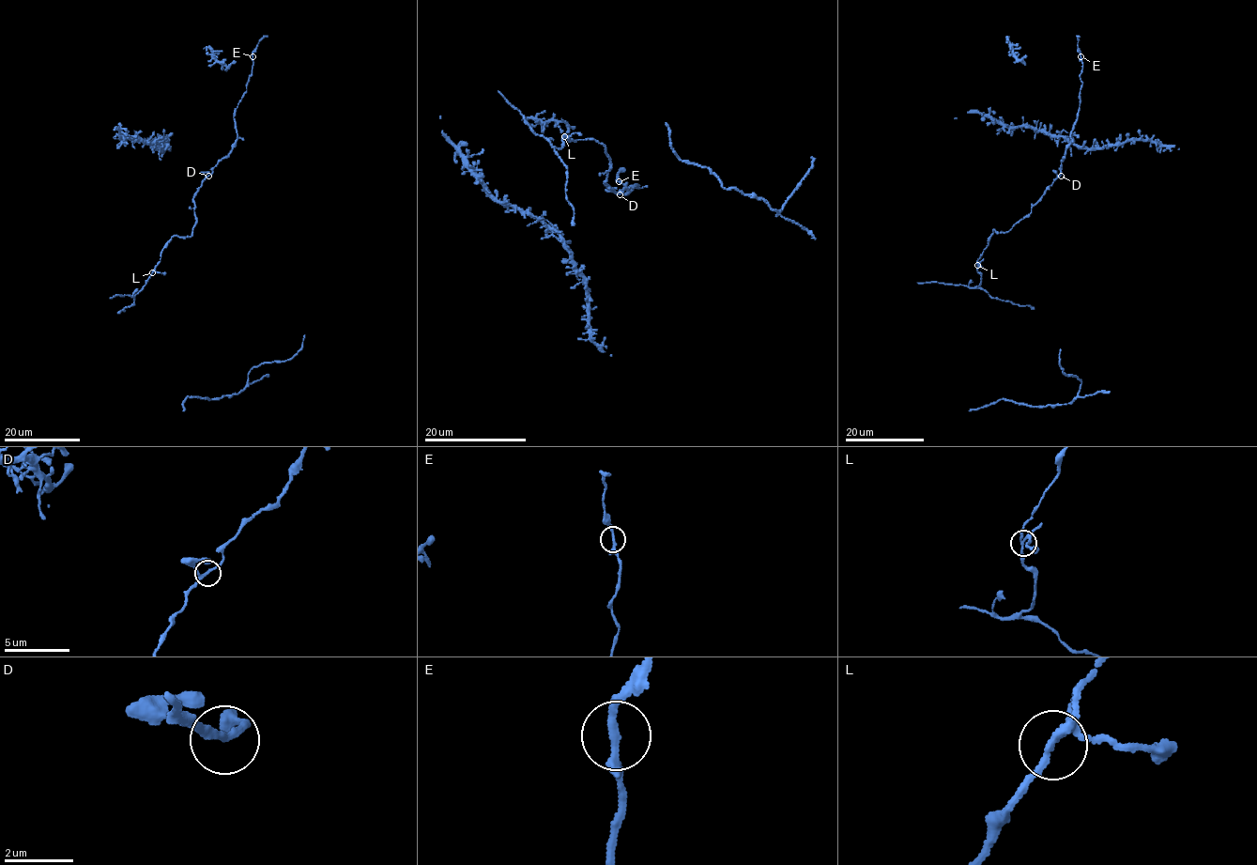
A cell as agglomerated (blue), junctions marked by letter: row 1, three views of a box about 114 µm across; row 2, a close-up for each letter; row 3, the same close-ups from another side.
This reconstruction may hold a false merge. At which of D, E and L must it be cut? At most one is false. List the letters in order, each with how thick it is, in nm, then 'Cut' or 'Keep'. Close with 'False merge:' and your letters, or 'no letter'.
D: Thickness 180 nm. Keep
E: Thickness 190 nm. Keep
L: Thickness 180 nm. Cut
False merge: L

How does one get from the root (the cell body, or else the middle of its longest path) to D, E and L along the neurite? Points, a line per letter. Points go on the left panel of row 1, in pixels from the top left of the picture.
D: (159, 262), (161, 250), (171, 238), (191, 236), (196, 222), (193, 198), (208, 176)
E: (159, 262), (171, 238), (191, 236), (196, 222), (194, 195), (237, 138), (234, 110), (247, 90), (252, 56)
L: (159, 262), (152, 273)

